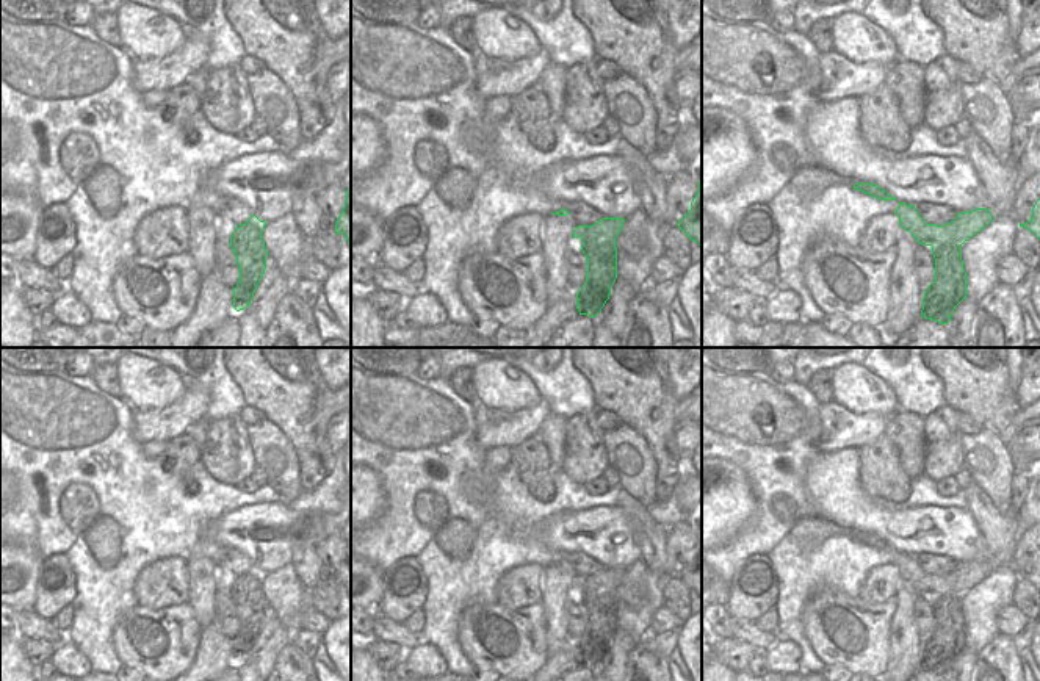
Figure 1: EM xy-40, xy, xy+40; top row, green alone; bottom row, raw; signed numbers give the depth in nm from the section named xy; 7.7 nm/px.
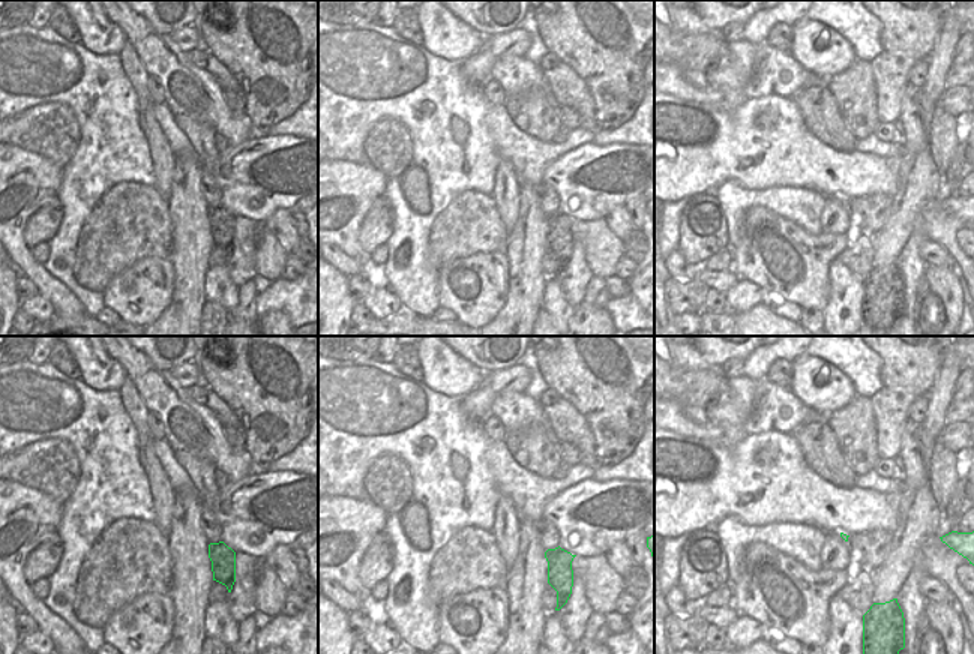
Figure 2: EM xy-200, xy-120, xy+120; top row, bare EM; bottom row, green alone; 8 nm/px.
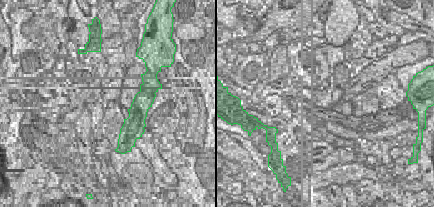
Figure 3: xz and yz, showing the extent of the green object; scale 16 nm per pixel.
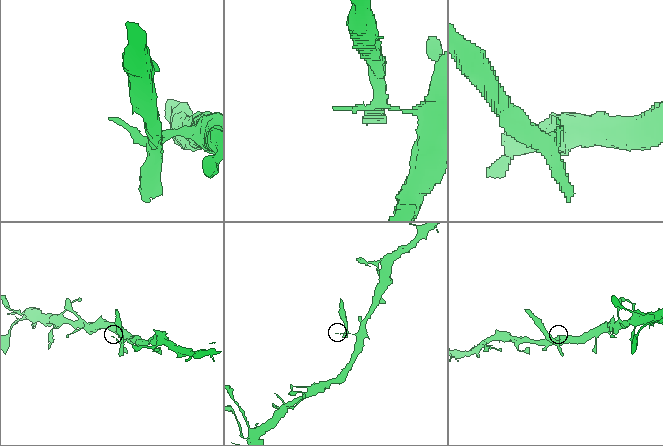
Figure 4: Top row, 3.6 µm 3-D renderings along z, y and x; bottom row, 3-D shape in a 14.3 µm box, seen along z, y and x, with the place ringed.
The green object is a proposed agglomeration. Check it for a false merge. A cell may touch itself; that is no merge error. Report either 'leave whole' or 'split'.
split

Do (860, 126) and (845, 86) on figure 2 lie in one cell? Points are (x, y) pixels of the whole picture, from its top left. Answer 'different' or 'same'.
same

